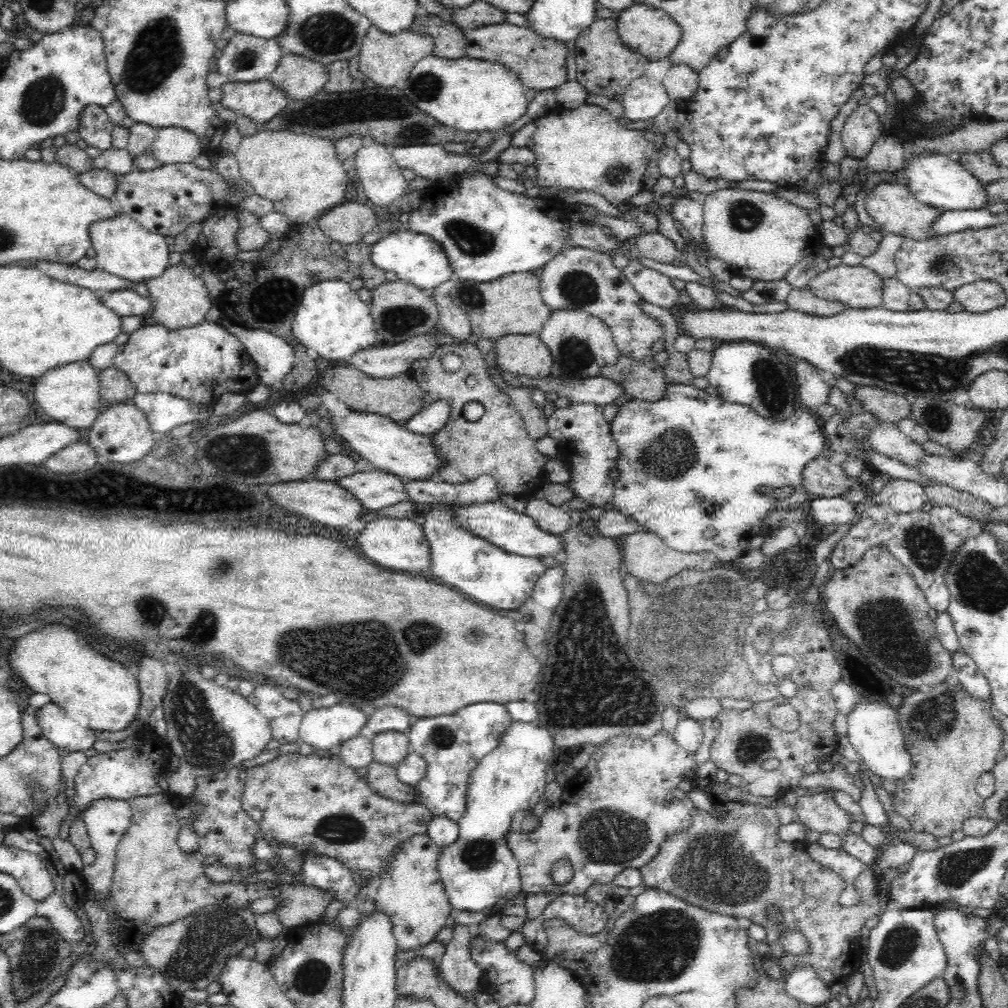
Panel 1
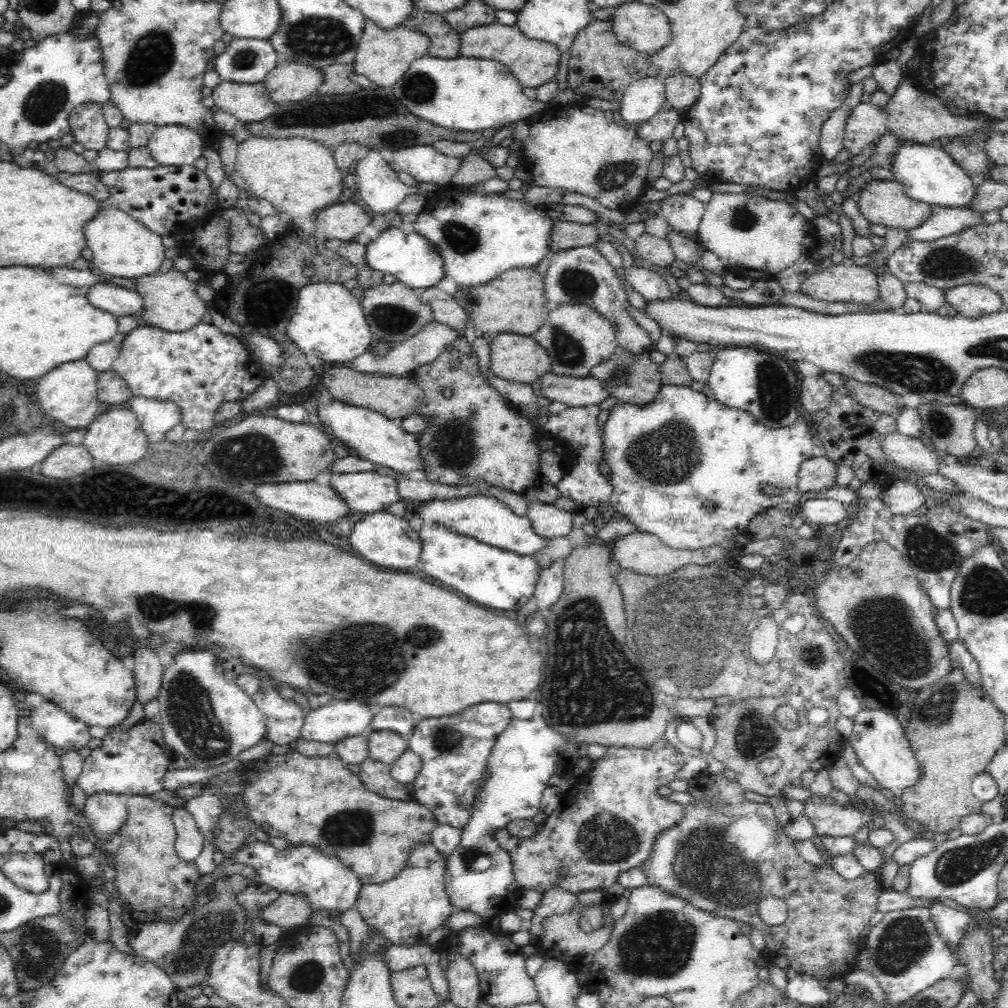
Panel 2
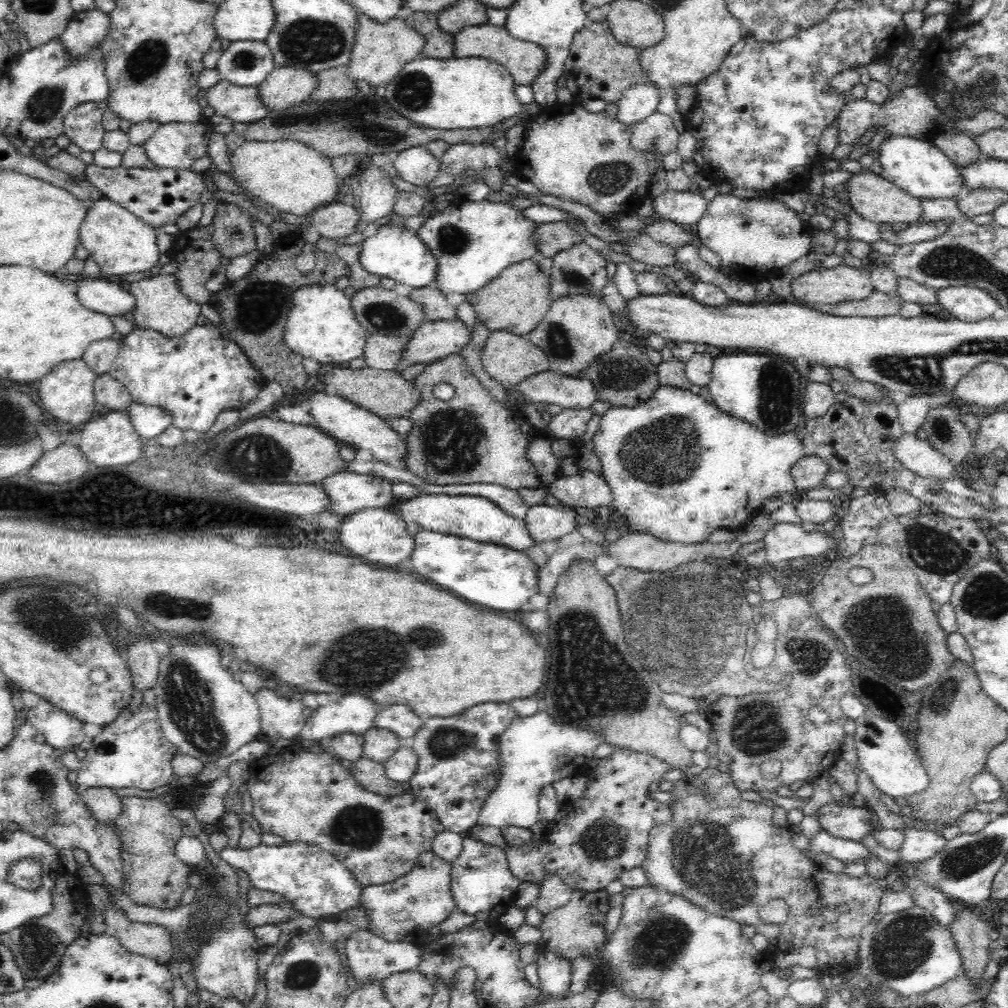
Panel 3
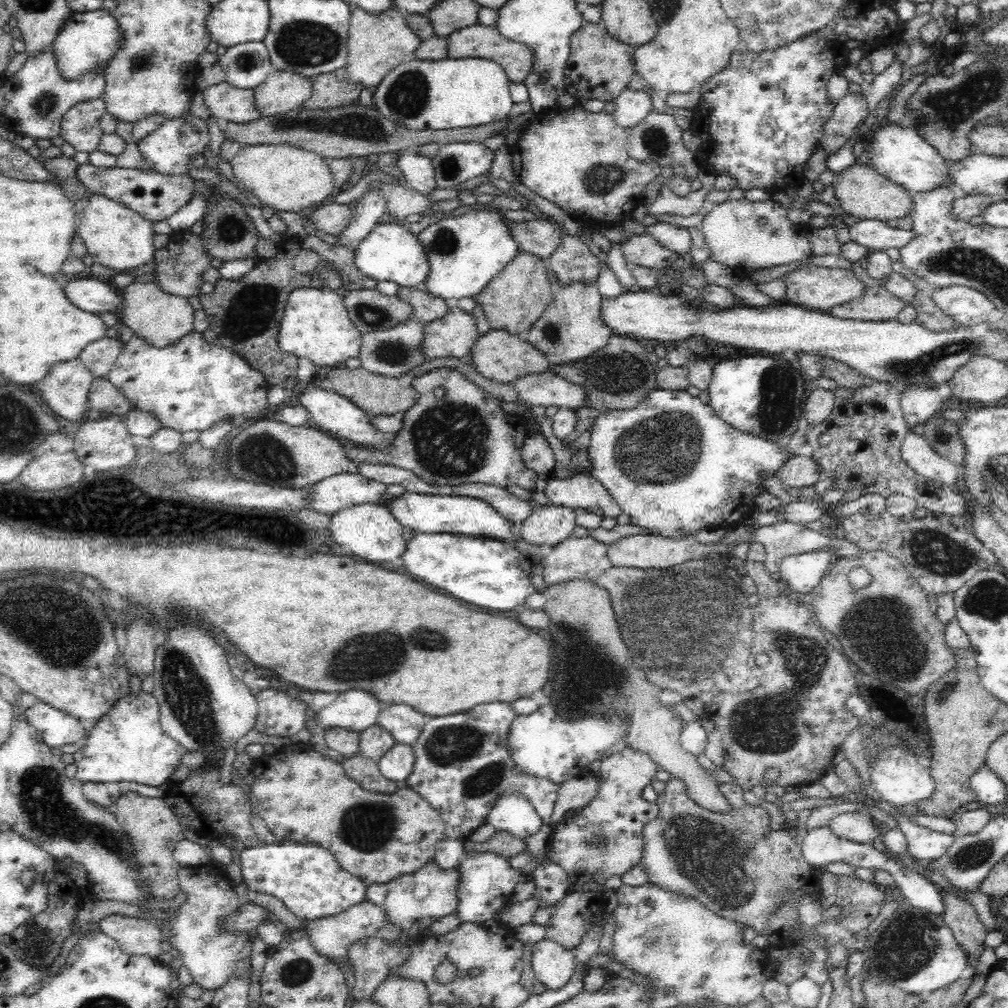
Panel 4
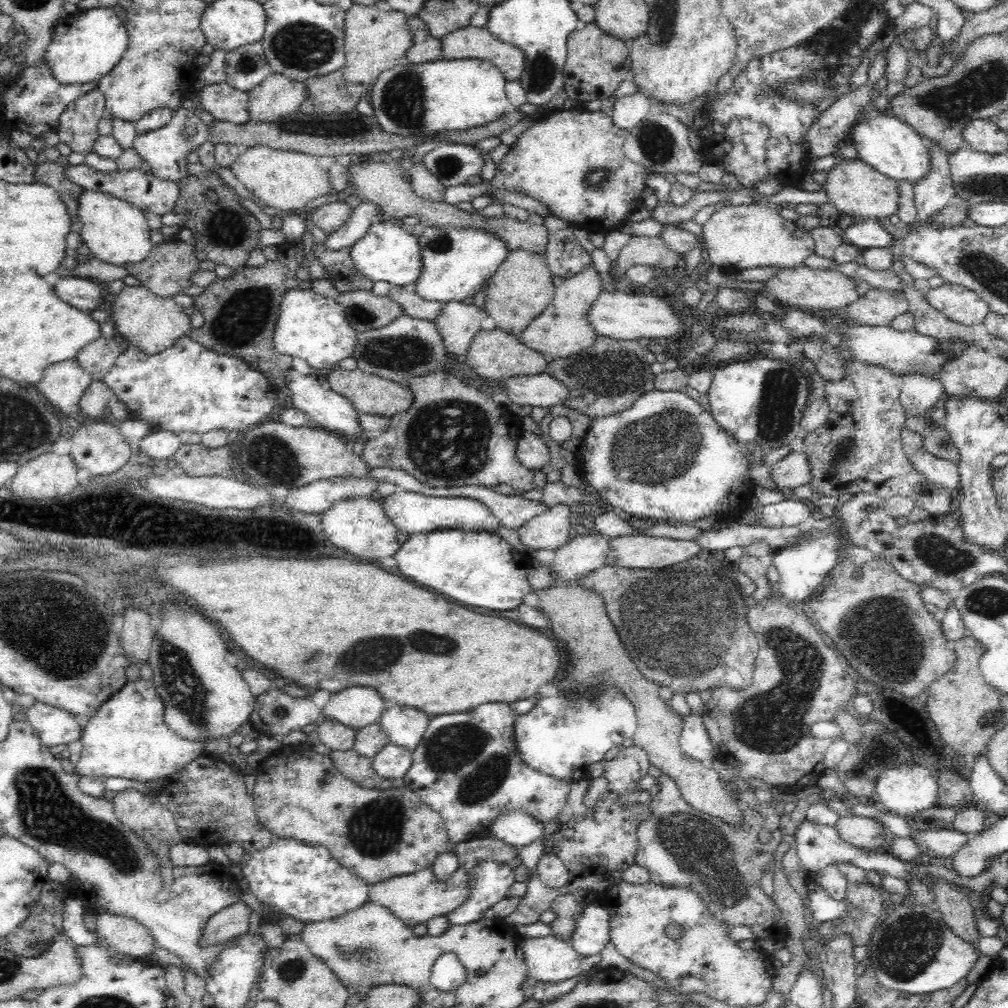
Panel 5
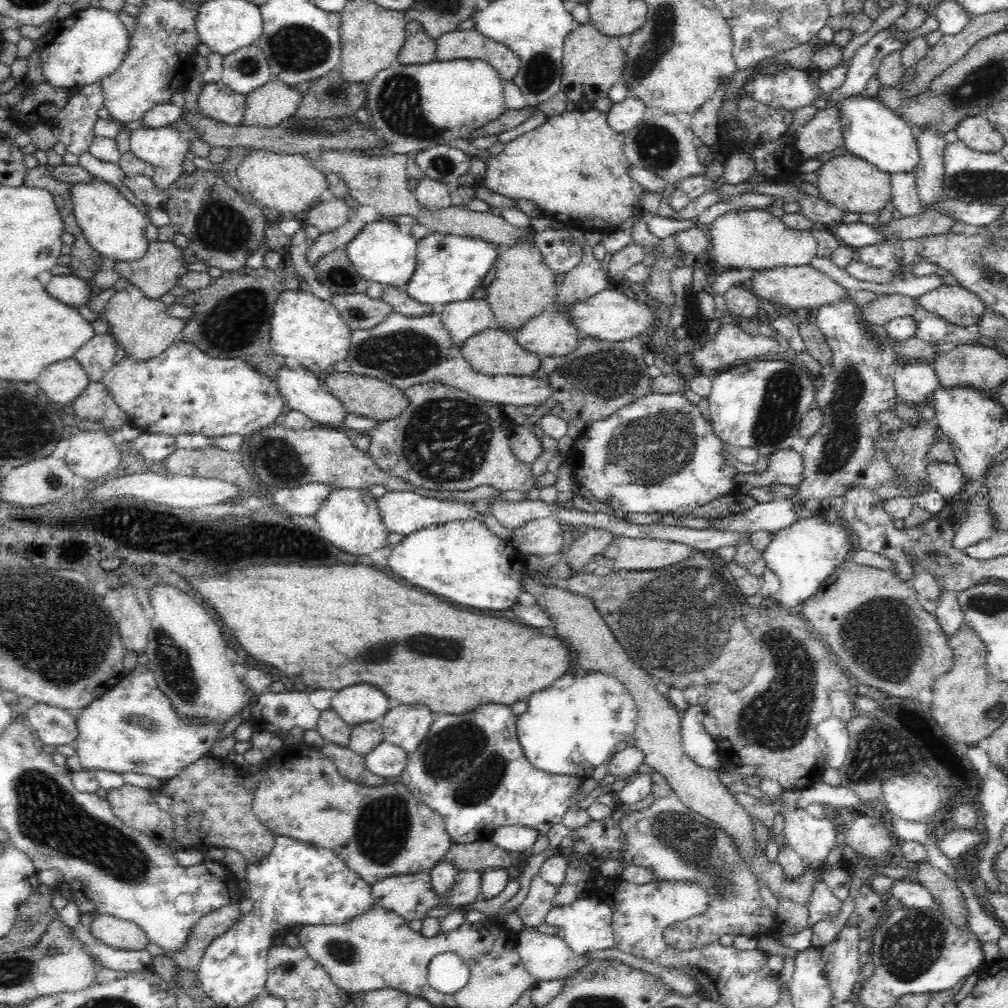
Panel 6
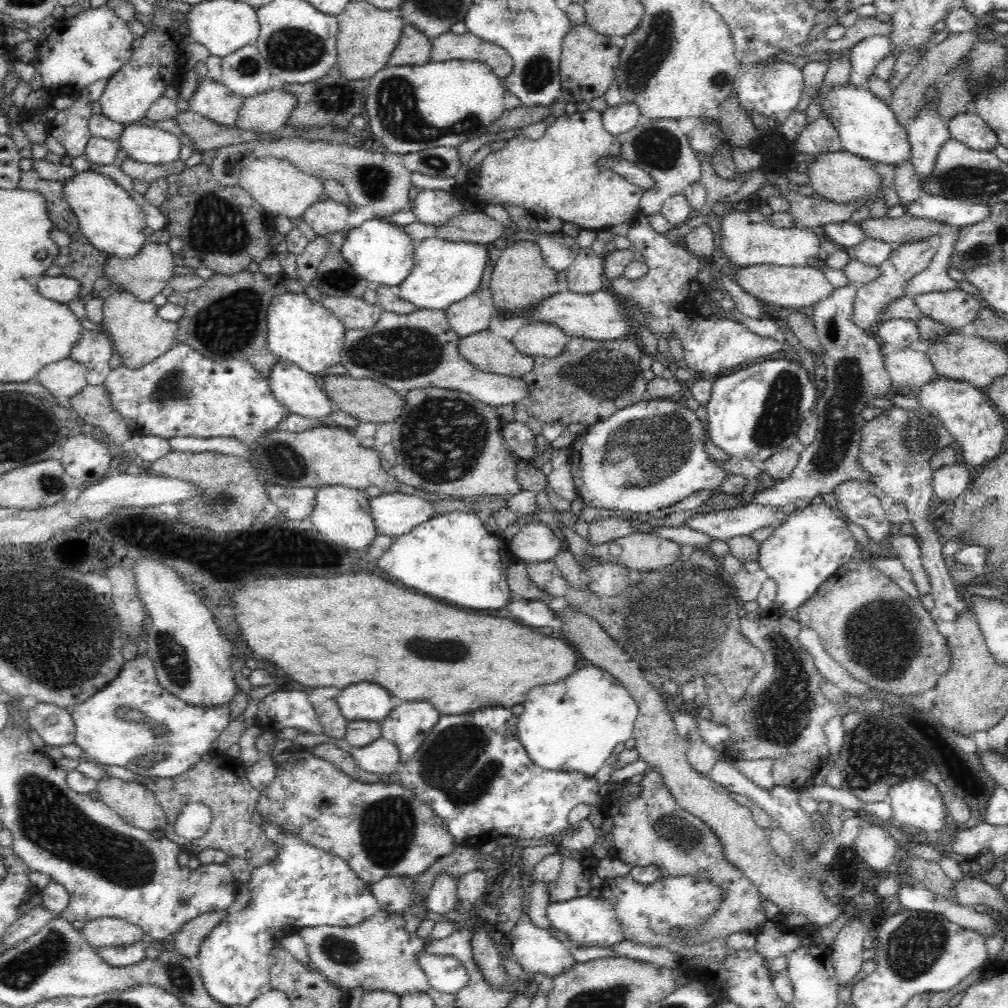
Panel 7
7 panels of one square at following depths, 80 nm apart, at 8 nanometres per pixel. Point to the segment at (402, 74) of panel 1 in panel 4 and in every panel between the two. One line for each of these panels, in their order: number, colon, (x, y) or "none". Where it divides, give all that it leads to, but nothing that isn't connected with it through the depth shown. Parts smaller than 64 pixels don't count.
2: (383, 55)
3: (380, 50)
4: (376, 43)

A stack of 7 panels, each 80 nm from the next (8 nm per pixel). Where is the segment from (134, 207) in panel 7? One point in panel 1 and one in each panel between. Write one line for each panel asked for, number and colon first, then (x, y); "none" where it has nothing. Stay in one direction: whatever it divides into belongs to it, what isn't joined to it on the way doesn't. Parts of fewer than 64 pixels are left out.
1: (123, 248)
2: (121, 246)
3: (119, 243)
4: (116, 236)
5: (116, 232)
6: (114, 227)

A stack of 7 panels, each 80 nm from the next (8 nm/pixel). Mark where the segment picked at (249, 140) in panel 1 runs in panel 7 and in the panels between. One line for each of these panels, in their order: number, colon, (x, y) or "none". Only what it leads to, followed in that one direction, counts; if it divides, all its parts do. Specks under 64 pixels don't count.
2: (298, 176)
3: (294, 178)
4: (289, 178)
5: (285, 180)
6: (290, 184)
7: (280, 188)

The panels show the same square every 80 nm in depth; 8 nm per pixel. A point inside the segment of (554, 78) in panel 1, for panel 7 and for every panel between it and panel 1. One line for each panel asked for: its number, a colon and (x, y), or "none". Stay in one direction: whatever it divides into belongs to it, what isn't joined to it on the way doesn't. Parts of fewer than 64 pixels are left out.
2: (533, 62)
3: (523, 60)
4: (476, 41)
5: (469, 43)
6: (470, 44)
7: (447, 47)

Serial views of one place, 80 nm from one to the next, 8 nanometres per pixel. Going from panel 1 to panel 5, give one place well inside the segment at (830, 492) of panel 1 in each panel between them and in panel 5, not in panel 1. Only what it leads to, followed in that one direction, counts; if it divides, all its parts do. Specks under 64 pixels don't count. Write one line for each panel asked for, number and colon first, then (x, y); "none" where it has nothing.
2: (816, 473)
3: (808, 472)
4: (798, 471)
5: (792, 470)

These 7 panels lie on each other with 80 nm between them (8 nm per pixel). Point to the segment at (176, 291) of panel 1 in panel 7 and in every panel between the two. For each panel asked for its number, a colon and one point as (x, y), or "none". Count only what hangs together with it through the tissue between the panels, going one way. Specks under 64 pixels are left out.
2: (169, 300)
3: (159, 305)
4: (147, 310)
5: (152, 323)
6: (139, 325)
7: (138, 335)

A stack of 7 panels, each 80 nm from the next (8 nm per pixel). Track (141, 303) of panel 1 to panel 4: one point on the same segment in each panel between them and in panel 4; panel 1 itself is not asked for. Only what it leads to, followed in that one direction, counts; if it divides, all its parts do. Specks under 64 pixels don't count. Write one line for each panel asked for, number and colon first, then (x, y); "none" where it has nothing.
2: (118, 301)
3: (96, 294)
4: (93, 295)

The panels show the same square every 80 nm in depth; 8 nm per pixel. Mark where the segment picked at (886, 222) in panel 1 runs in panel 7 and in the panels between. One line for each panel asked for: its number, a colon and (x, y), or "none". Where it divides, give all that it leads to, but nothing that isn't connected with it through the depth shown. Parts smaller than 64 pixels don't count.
2: (881, 201)
3: (872, 196)
4: (862, 192)
5: (855, 188)
6: (852, 184)
7: (840, 176)

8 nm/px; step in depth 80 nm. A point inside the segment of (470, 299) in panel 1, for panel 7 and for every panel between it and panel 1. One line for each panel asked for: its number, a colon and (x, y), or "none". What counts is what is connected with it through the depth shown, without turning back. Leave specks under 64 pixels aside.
2: (515, 302)
3: (518, 298)
4: (516, 297)
5: (522, 288)
6: (523, 286)
7: (521, 278)

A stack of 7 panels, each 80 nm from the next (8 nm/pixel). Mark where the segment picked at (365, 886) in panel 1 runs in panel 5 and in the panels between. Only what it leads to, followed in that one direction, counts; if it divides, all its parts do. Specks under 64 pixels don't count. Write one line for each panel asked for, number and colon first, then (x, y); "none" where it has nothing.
2: (404, 910)
3: (403, 910)
4: (412, 901)
5: (415, 898)

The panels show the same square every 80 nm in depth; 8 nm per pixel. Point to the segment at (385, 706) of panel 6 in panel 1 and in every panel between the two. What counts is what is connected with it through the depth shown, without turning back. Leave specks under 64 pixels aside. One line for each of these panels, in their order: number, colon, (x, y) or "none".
1: (323, 728)
2: (337, 720)
3: (353, 713)
4: (356, 710)
5: (356, 707)

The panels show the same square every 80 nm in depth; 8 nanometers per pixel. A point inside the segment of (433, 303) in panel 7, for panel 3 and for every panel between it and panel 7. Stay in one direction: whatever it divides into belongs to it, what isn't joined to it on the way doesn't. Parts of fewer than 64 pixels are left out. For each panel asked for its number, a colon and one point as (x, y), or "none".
3: (473, 243)
4: (464, 254)
5: (456, 263)
6: (449, 268)

